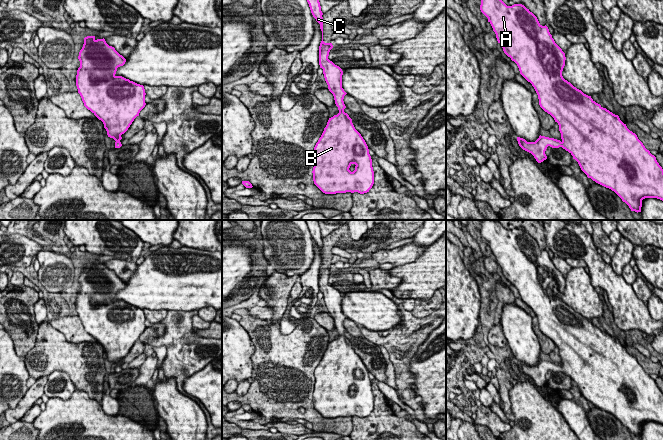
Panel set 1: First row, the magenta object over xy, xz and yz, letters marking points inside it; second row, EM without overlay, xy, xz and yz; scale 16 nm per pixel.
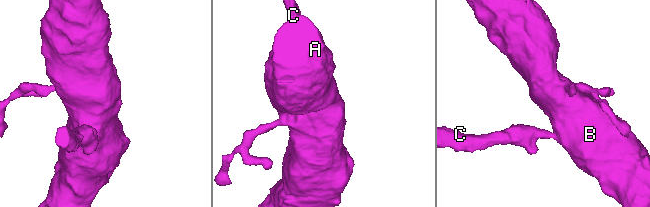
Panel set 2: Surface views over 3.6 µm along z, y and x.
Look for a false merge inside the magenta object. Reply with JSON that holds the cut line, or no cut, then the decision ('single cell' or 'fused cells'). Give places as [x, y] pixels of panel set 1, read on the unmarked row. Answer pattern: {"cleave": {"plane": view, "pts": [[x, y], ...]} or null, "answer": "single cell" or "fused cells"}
{"cleave": null, "answer": "single cell"}

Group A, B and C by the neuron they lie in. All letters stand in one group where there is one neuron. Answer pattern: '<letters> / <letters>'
A B C

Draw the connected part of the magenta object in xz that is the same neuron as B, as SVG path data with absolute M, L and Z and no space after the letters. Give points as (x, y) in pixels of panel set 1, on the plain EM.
M305 220L311 237L320 248L322 265L319 289L323 293L329 315L333 318L339 337L329 342L314 371L314 408L325 418L369 416L374 408L374 395L368 370L355 353L352 343L344 336L342 293L328 283L332 267L323 265L323 237L318 220Z

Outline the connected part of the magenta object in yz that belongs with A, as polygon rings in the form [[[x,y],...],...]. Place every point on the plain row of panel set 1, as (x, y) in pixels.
[[[480,220],[480,223],[480,234],[488,242],[504,277],[517,288],[520,298],[532,308],[538,319],[540,331],[550,338],[559,349],[561,365],[541,359],[535,366],[527,366],[525,363],[517,361],[519,370],[531,377],[538,387],[547,383],[545,375],[548,370],[562,371],[573,380],[588,402],[614,415],[631,435],[641,436],[642,424],[645,422],[657,422],[663,425],[663,393],[656,381],[645,372],[637,359],[627,352],[618,339],[603,332],[591,320],[584,318],[563,302],[565,277],[555,267],[548,251],[542,250],[537,241],[522,228],[507,230],[498,220]]]

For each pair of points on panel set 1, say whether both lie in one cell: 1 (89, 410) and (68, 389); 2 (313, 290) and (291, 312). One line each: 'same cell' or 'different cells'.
1: different cells
2: same cell

